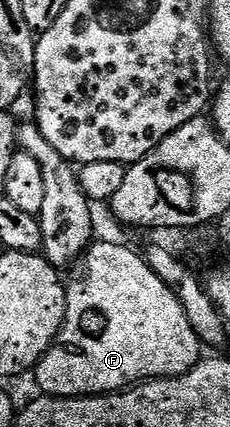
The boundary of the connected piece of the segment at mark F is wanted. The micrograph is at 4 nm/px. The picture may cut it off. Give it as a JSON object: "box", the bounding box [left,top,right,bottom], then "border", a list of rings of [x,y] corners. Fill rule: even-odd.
{"box":[36,241,200,399],"border":[[[95,241],[86,248],[82,275],[66,287],[66,319],[53,345],[42,354],[36,368],[43,396],[76,399],[88,395],[109,395],[151,379],[175,379],[200,361],[198,335],[178,298],[160,281],[145,258],[130,247]]]}

